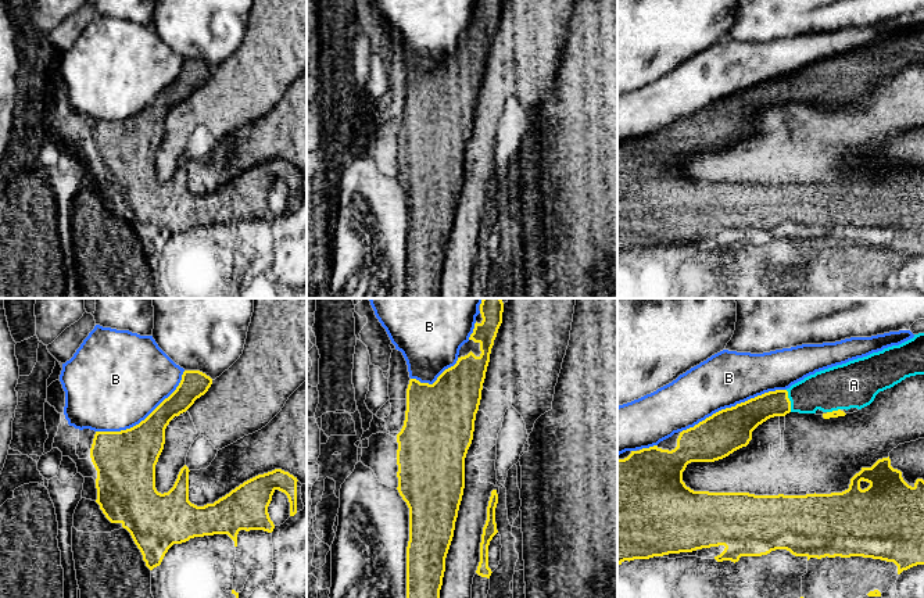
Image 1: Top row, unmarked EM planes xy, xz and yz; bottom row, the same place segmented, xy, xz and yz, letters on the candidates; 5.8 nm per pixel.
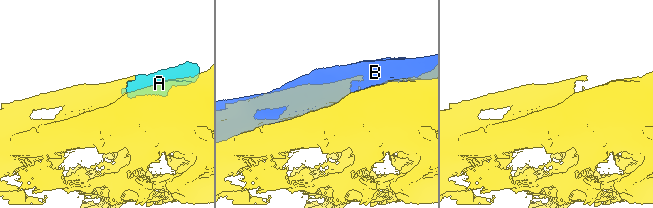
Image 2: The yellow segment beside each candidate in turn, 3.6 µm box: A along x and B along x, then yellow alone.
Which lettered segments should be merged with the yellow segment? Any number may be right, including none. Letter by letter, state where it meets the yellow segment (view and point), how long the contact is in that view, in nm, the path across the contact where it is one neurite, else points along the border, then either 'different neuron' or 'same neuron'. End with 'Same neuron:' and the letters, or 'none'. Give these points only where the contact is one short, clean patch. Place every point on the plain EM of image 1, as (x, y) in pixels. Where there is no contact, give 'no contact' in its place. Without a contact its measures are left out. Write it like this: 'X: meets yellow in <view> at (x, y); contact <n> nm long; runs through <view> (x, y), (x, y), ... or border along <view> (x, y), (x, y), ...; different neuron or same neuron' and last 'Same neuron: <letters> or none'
A: meets yellow in yz at (790, 90); contact 130 nm long; same neuron
B: meets yellow in yz at (733, 96); contact 650 nm long; different neuron
Same neuron: A

